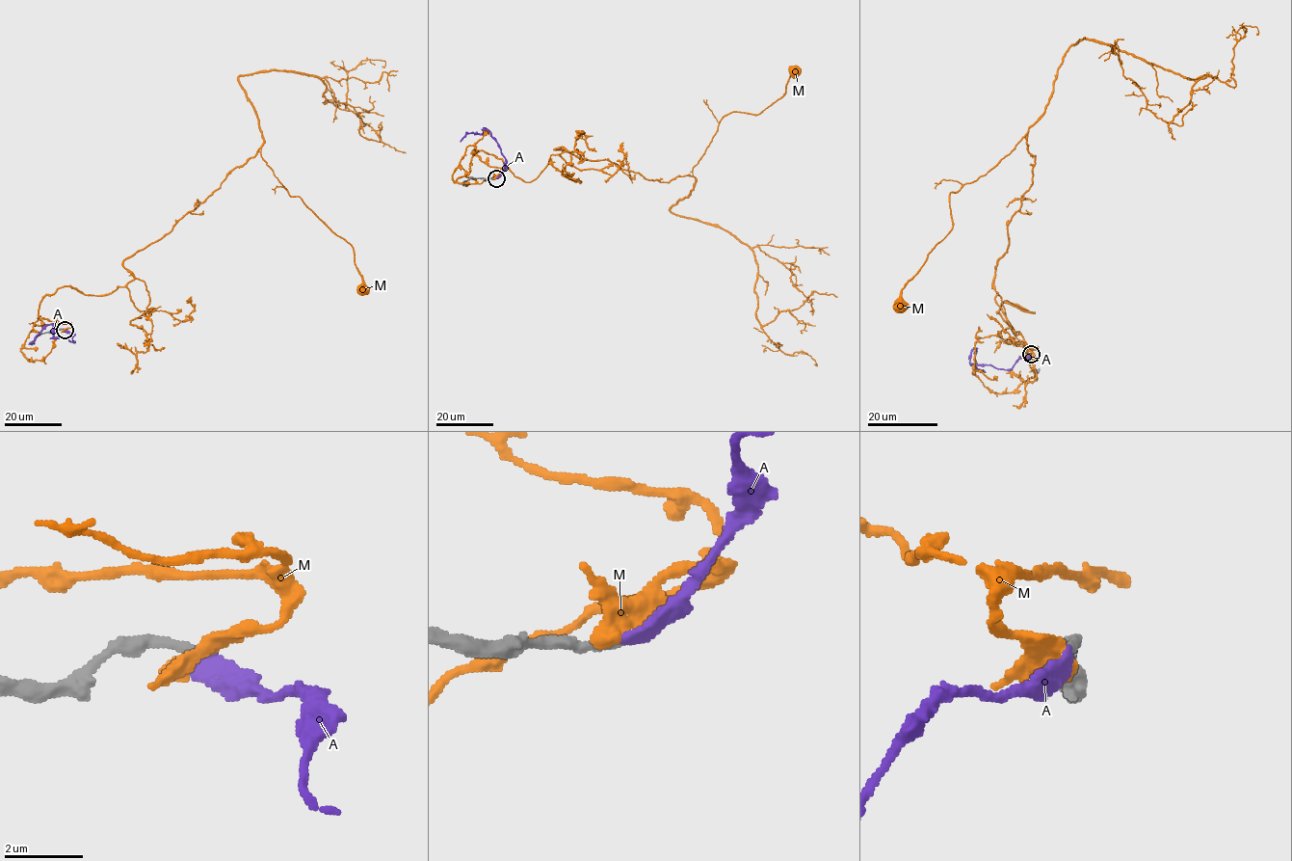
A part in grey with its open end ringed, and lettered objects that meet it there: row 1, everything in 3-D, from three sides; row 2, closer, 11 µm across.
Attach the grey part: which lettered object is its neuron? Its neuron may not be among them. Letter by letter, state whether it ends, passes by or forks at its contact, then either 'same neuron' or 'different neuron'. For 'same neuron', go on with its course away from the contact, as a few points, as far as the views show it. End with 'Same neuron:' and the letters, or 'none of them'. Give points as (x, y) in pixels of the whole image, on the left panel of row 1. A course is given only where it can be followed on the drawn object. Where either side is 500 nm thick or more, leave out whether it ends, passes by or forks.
A: it ends; same neuron; course (65, 330), (72, 333), (73, 341), (57, 338), (54, 336), (54, 327), (48, 325), (29, 344)
M: it passes by; different neuron
Same neuron: A

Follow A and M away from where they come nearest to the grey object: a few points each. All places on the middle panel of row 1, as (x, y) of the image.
A: (496, 178), (506, 162), (488, 131), (486, 128), (480, 133), (467, 133), (461, 142)
M: (495, 178), (466, 175), (480, 150), (525, 181), (556, 147), (692, 175), (720, 121), (759, 114), (793, 71)

